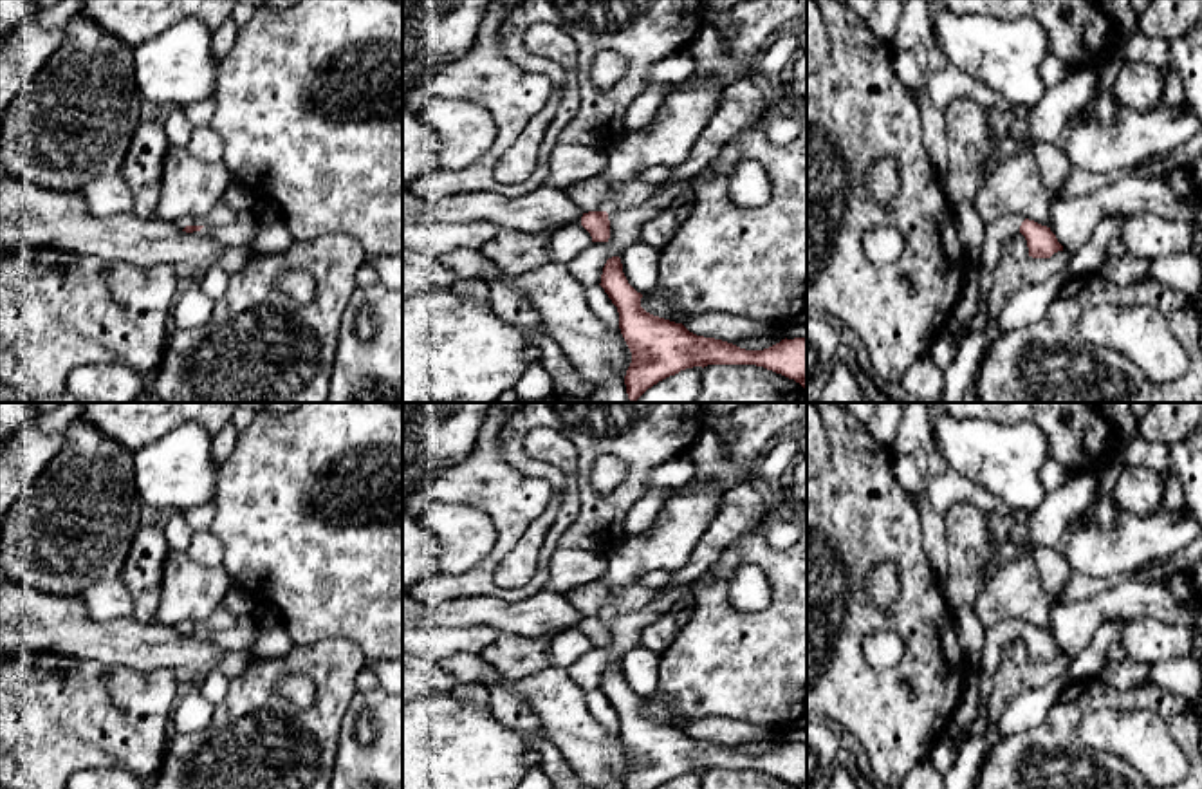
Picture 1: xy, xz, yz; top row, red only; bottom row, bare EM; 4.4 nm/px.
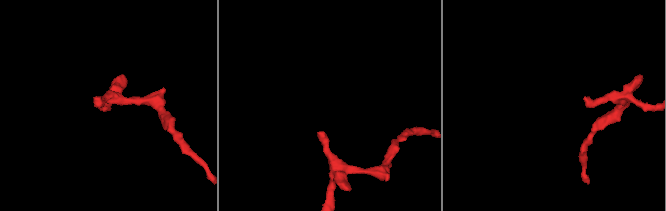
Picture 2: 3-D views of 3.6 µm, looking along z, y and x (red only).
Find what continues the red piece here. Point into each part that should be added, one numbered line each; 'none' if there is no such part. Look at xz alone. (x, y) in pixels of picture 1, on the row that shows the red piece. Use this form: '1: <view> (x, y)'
1: xz (592, 195)

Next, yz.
1: yz (998, 233)

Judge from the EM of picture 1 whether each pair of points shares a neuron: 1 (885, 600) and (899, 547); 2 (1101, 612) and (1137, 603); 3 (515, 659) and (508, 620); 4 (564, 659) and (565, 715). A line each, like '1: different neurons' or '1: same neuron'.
1: different neurons
2: same neuron
3: different neurons
4: different neurons

